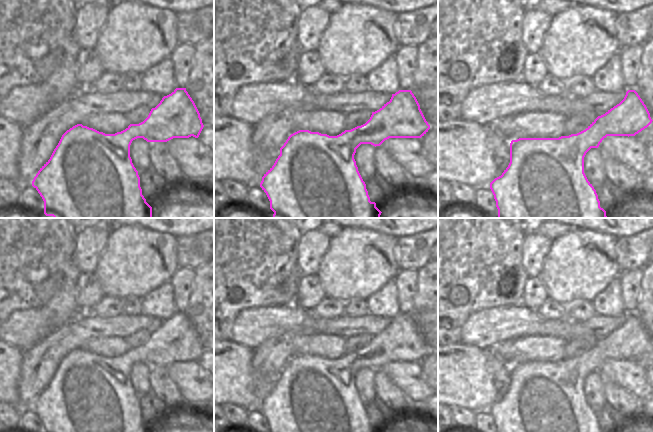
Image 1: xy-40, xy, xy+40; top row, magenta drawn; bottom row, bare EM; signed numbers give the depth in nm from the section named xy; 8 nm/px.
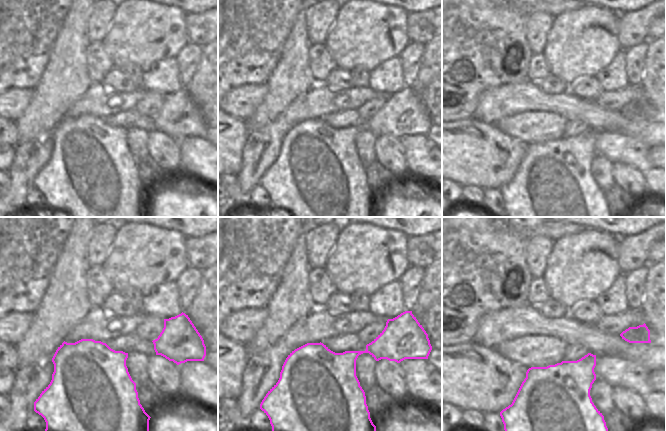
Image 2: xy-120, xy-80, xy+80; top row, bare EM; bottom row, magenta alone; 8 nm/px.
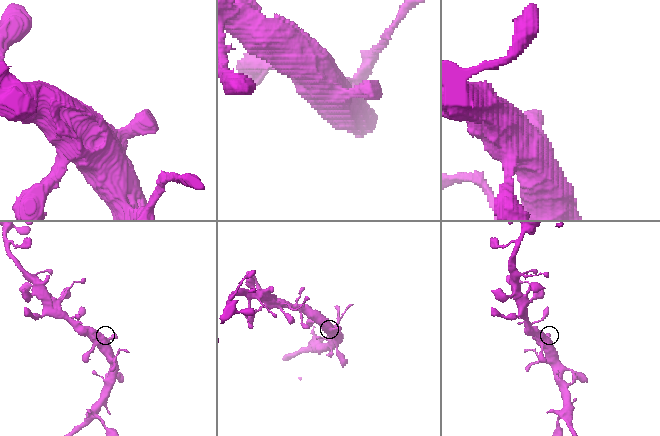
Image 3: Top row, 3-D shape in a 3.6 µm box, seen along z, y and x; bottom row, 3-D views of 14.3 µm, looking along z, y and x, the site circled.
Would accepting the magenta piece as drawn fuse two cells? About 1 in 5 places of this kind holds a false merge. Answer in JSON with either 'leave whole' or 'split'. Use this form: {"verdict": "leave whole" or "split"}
{"verdict": "leave whole"}

